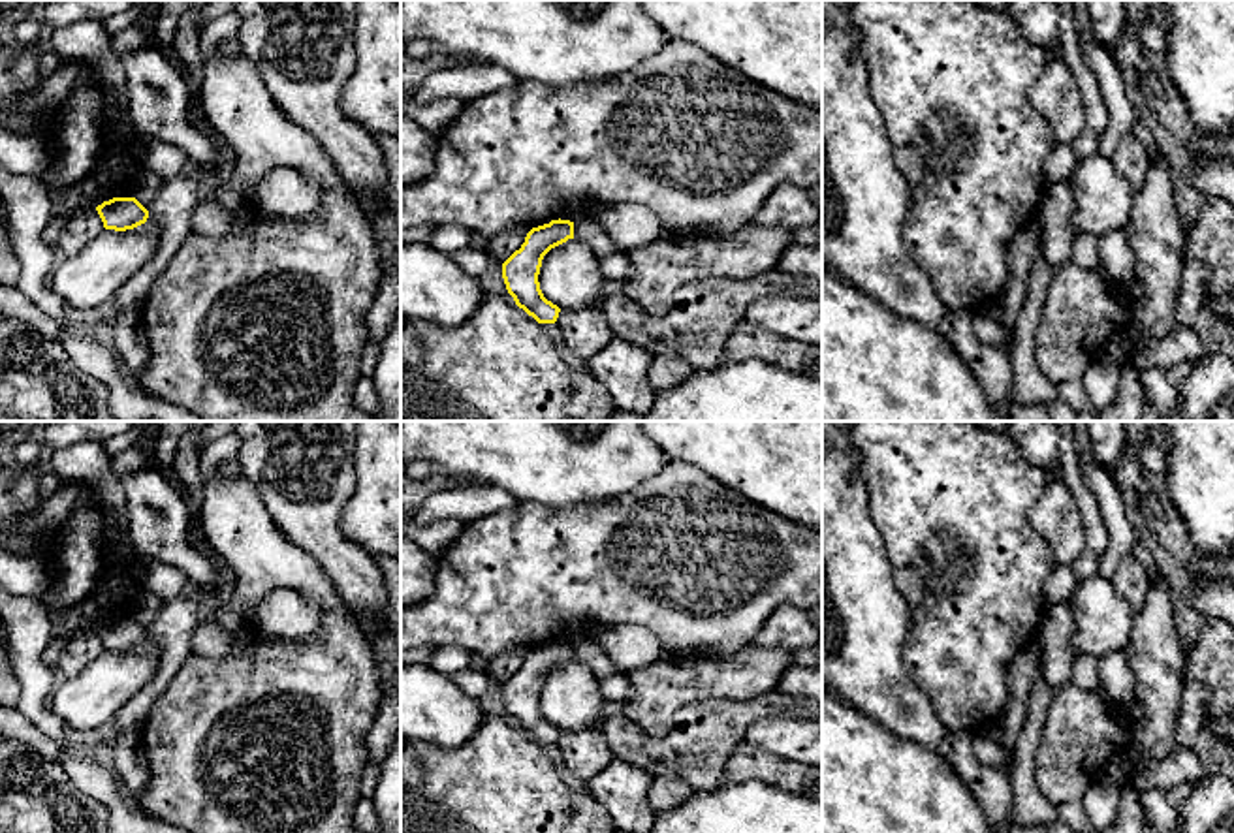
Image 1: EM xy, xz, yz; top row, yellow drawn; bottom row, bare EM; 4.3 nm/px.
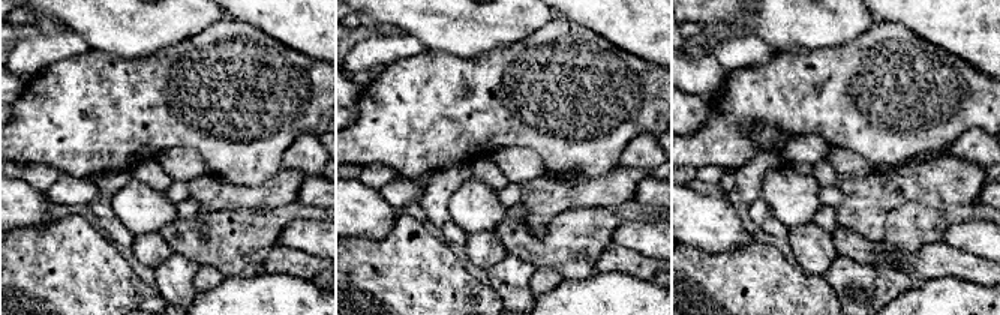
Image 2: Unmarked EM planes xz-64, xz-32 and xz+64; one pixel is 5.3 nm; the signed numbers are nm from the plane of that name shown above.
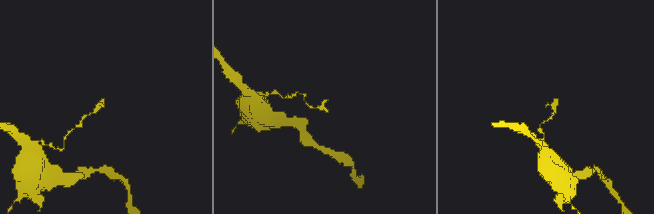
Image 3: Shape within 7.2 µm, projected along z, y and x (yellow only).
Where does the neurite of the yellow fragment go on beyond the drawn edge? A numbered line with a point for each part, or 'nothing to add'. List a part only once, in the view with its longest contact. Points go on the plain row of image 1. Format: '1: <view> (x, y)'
nothing to add

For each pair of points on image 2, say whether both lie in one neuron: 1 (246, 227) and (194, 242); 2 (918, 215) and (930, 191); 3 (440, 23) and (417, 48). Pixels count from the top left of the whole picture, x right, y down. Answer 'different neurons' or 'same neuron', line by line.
1: same neuron
2: different neurons
3: different neurons

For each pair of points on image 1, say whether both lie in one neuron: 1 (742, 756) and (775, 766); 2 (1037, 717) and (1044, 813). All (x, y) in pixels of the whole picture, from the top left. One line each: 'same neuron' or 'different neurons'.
1: same neuron
2: same neuron

